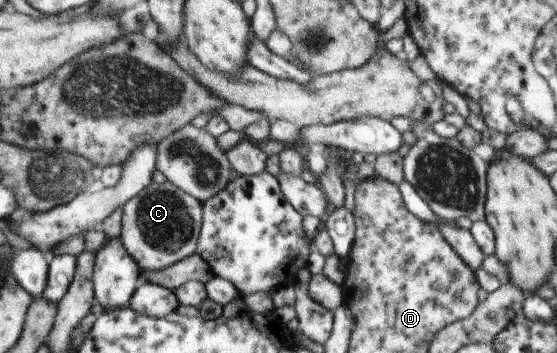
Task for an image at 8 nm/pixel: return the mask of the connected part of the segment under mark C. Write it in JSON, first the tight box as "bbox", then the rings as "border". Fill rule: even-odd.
{"bbox":[121,181,203,272],"border":[[[171,181],[152,182],[143,193],[123,206],[121,240],[141,270],[157,272],[172,267],[196,251],[203,204]]]}

